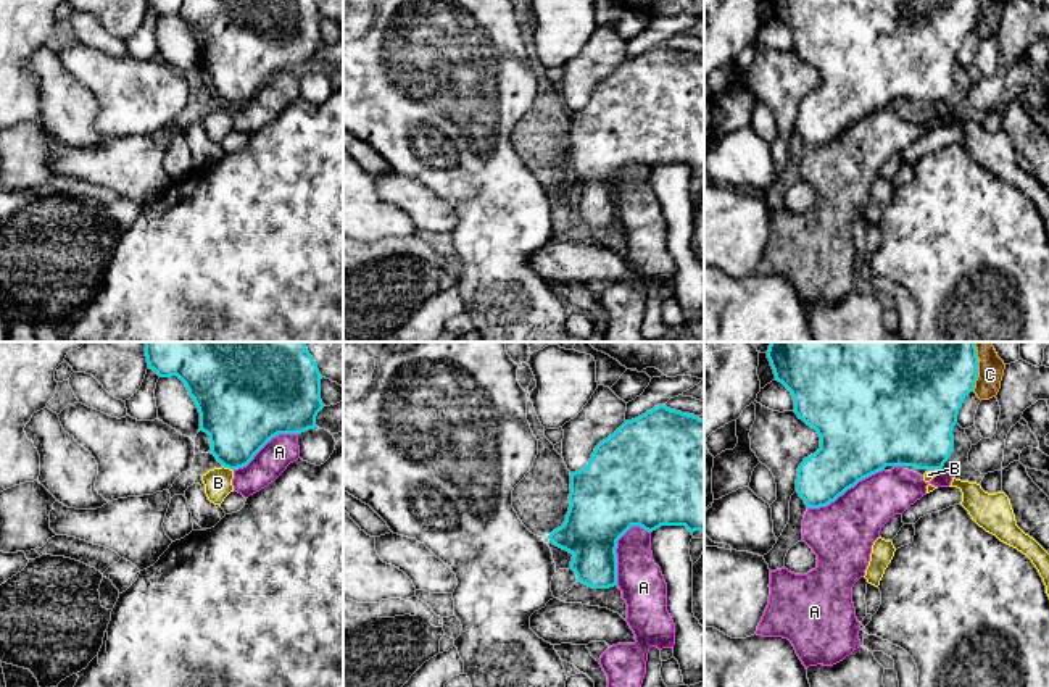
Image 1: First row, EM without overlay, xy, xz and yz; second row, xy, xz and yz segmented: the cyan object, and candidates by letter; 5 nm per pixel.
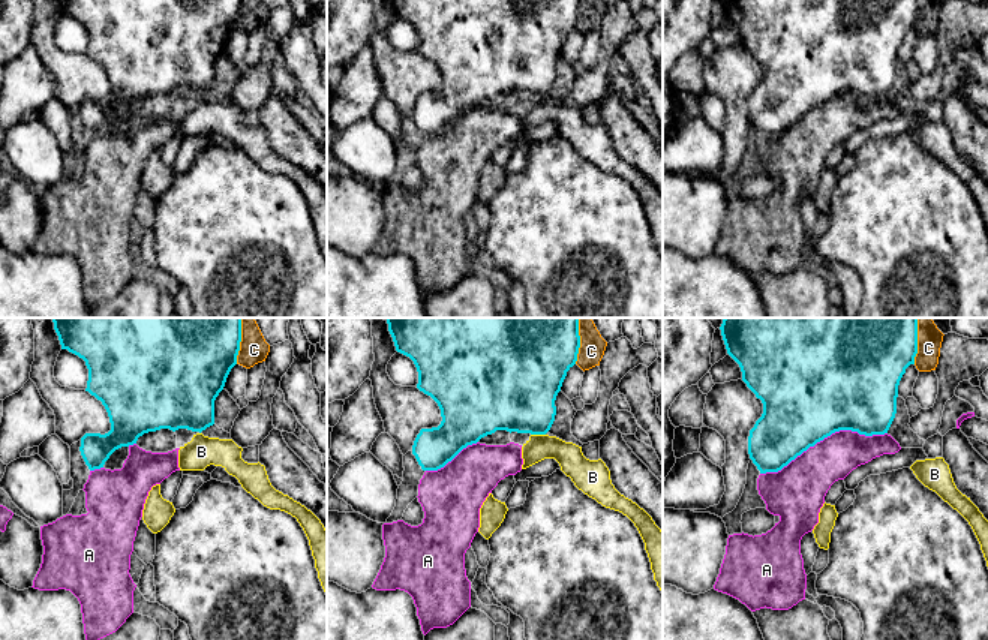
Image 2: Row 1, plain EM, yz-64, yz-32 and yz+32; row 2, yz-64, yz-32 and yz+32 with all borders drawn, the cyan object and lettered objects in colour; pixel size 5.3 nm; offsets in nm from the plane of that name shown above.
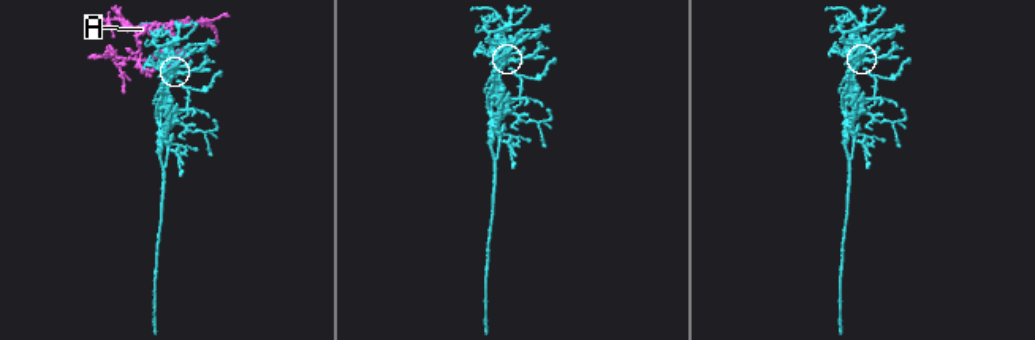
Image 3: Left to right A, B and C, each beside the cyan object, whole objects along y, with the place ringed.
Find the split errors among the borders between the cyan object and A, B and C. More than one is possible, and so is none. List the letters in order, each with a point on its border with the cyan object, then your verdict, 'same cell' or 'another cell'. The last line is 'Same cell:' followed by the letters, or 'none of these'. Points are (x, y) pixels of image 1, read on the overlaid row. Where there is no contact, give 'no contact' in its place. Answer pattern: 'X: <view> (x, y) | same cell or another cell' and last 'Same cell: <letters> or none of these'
A: xz (614, 552) | another cell
B: xy (228, 466) | another cell
C: yz (977, 366) | another cell
Same cell: none of these

